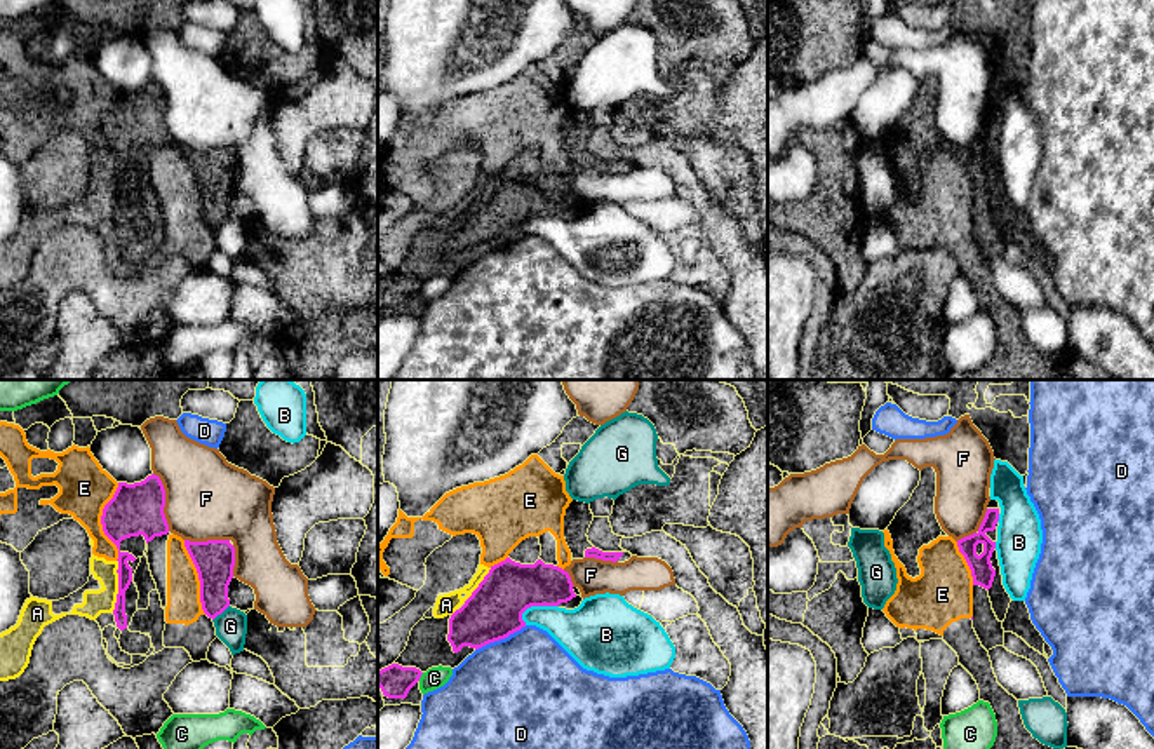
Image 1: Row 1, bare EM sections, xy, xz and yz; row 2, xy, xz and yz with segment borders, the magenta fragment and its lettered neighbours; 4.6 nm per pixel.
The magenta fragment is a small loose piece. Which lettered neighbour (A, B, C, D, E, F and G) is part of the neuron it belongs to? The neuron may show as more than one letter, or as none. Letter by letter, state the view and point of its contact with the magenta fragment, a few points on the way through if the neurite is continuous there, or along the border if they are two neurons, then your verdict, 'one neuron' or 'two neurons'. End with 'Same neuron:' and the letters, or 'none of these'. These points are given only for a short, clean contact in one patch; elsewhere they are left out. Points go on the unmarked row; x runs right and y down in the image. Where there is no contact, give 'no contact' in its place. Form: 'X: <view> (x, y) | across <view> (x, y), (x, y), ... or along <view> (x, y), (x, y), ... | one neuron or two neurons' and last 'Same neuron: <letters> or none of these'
A: xy (119, 195) | two neurons
B: xz (536, 215) | two neurons
C: xz (420, 286) | two neurons
D: xz (500, 248) | two neurons
E: xy (101, 131) | two neurons
F: xy (164, 112) | two neurons
G: xy (220, 223) | along xy (228, 215), (213, 230) | two neurons
Same neuron: none of these

